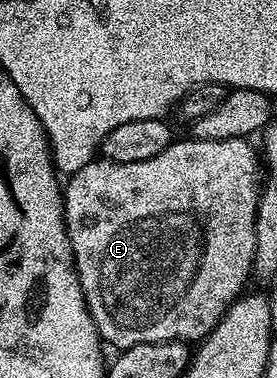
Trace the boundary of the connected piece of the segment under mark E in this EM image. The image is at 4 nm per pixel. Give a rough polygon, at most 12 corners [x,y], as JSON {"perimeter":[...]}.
{"perimeter":[[250,139],[62,189],[115,350],[202,341],[255,262]]}

